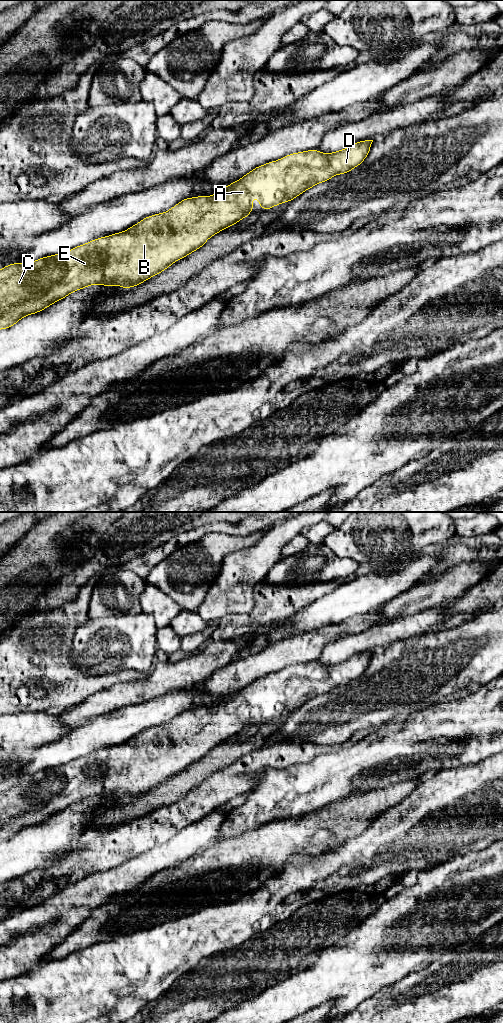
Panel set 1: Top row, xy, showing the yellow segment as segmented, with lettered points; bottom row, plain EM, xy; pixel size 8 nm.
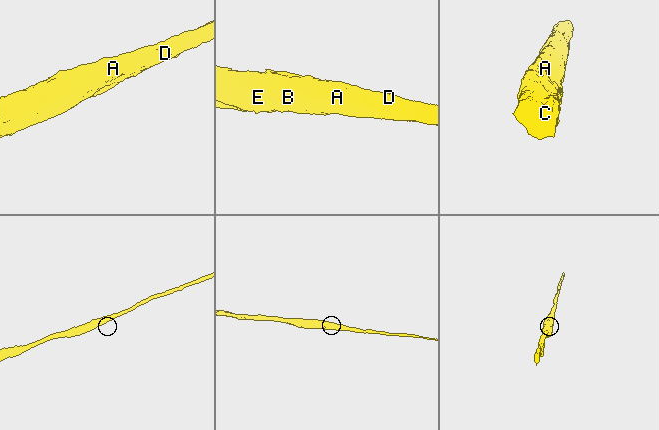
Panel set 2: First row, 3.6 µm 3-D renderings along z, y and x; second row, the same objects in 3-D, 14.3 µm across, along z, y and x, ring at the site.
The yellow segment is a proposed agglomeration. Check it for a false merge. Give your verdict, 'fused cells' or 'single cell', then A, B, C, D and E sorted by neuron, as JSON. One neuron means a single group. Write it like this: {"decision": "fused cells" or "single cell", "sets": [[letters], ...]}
{"decision": "single cell", "sets": [["A", "B", "C", "D", "E"]]}

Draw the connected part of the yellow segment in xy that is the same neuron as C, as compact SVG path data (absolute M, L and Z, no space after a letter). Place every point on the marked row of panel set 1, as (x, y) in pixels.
M373 140L353 143L333 153L320 153L317 149L292 153L279 160L254 168L241 179L220 189L212 196L186 198L167 212L143 218L129 229L92 240L69 251L42 257L33 262L13 263L0 270L0 330L15 325L23 317L38 313L76 290L90 285L113 285L127 289L135 287L166 270L176 261L201 248L206 241L220 231L248 217L253 210L252 198L257 196L263 210L290 202L318 183L326 182L335 175L346 174L359 166L370 152Z

